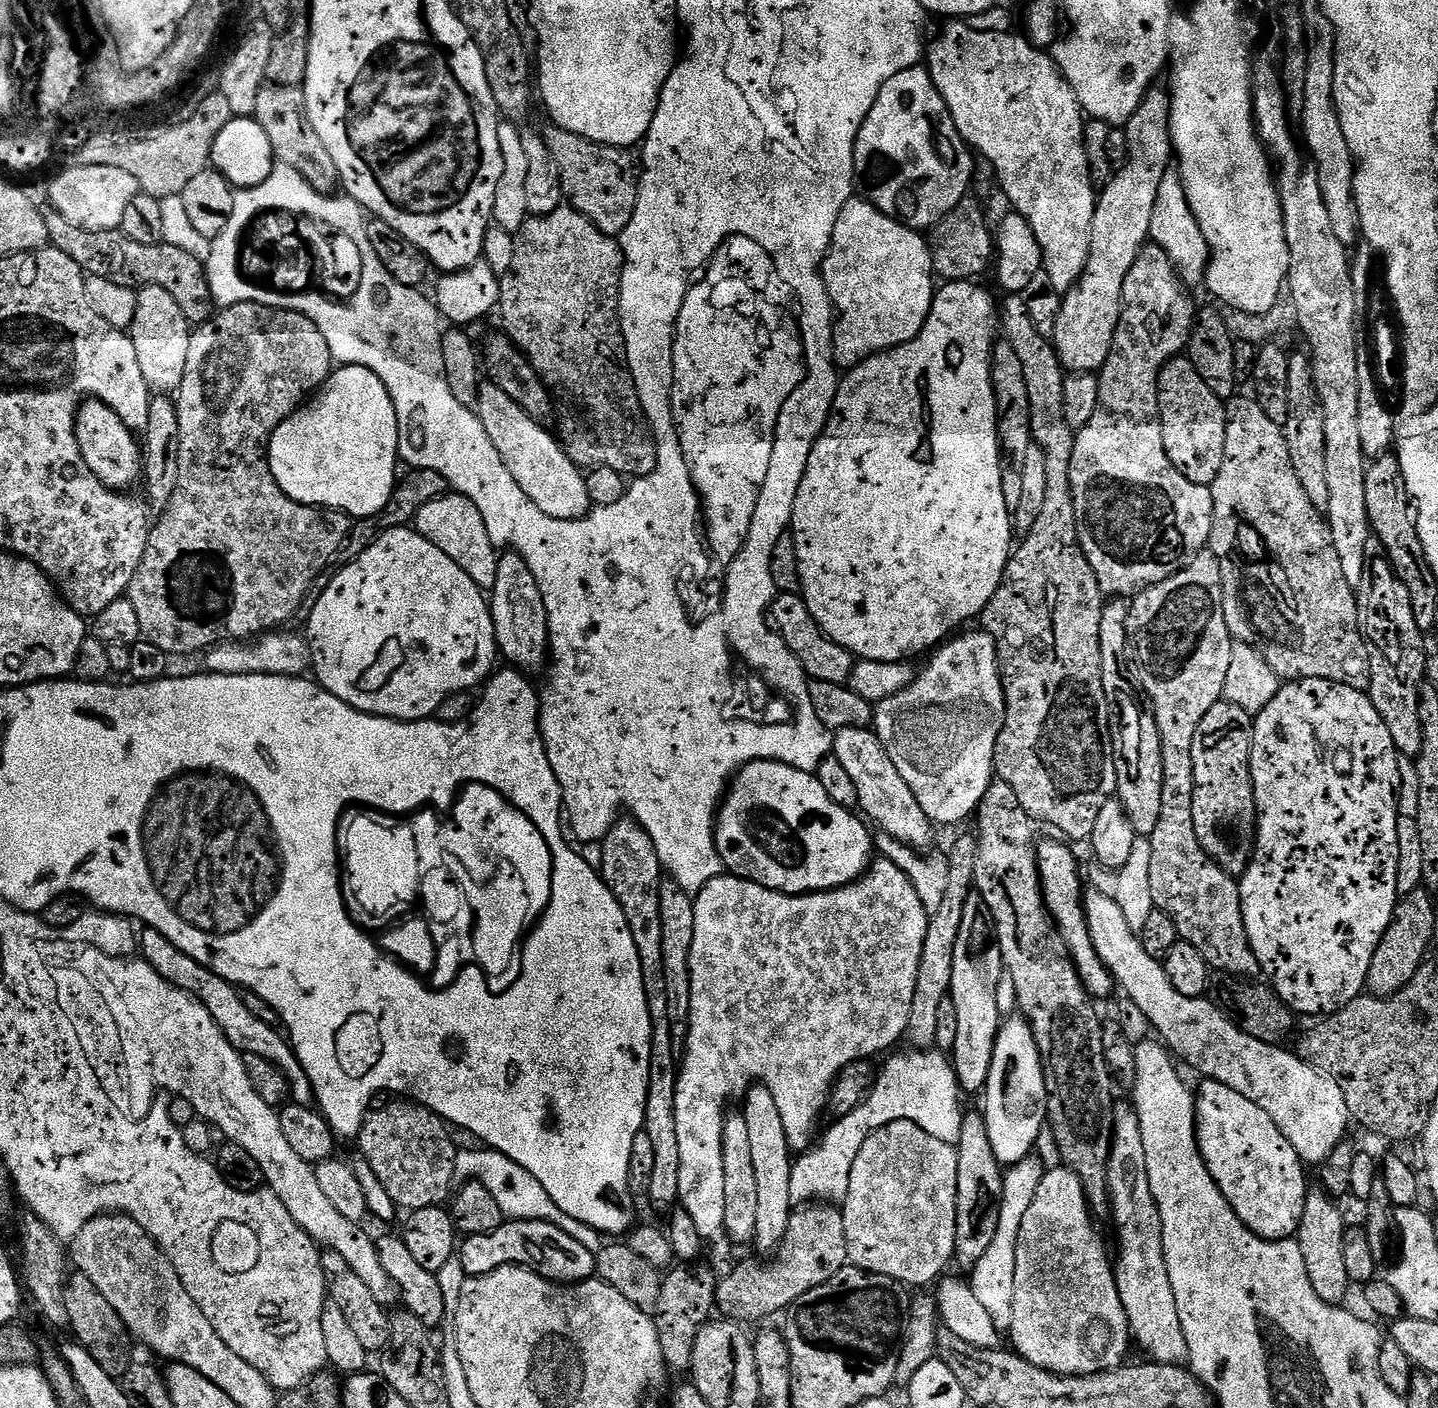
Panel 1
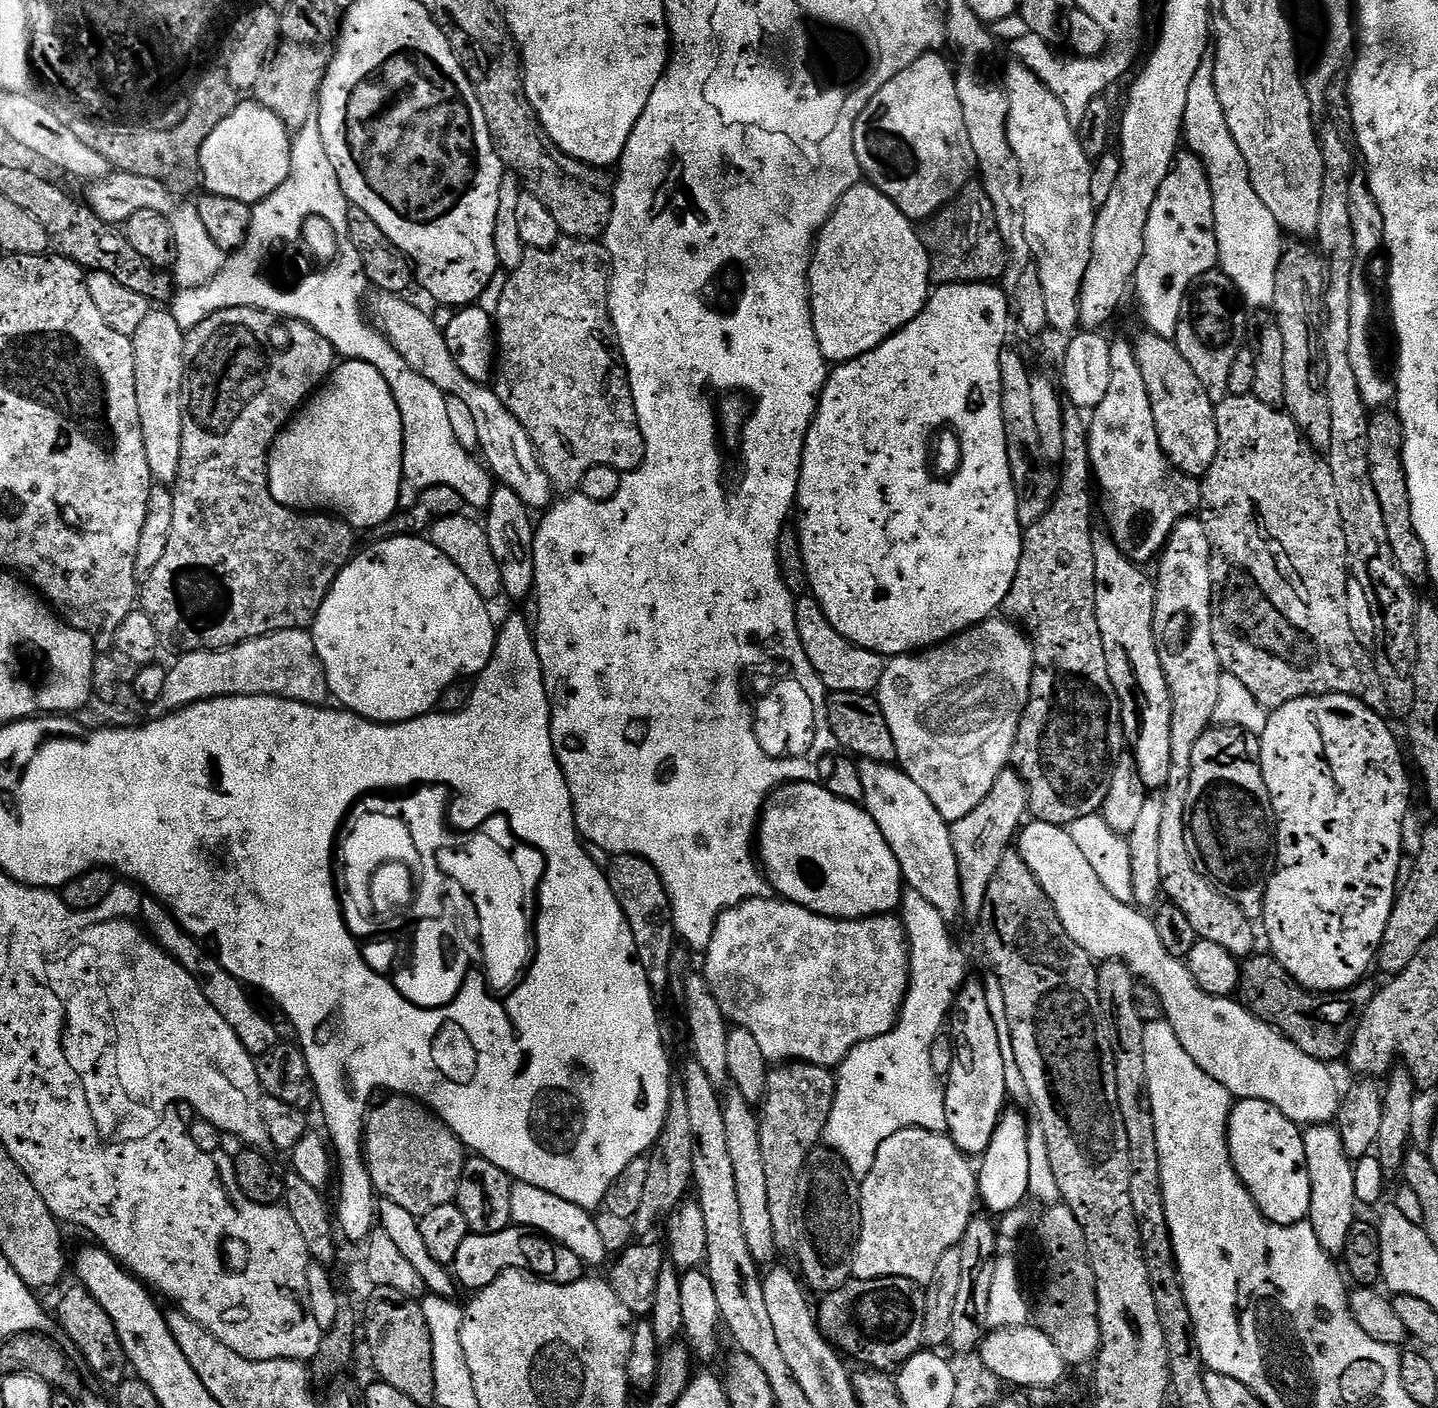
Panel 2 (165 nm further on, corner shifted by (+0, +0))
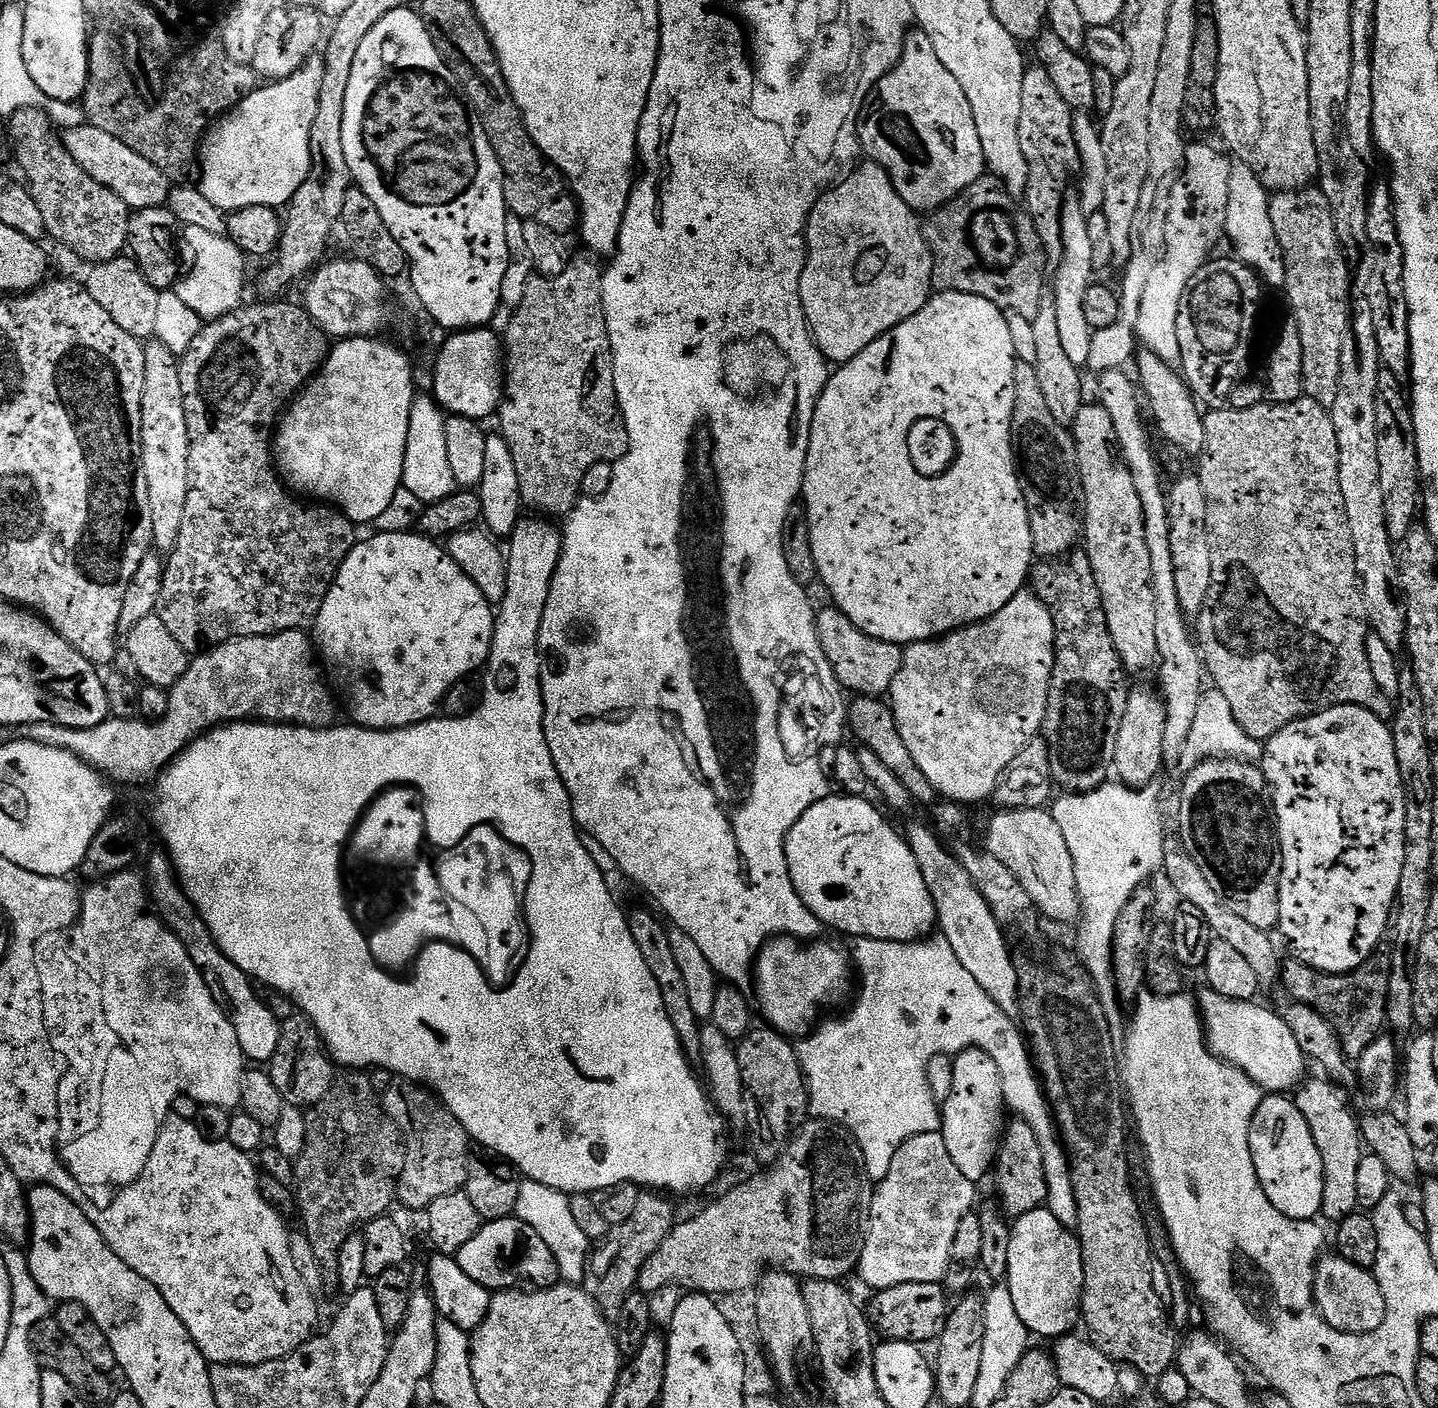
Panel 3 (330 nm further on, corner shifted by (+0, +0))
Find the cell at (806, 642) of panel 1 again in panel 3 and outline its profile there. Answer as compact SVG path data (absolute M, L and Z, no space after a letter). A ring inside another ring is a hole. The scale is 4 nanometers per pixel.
M835 606L827 607L817 611L816 633L841 689L849 693L852 691L856 696L887 697L892 691L894 678L898 678L898 670L902 670L904 648L899 644L870 638L870 634L862 634L862 630L858 630L846 614L839 612Z

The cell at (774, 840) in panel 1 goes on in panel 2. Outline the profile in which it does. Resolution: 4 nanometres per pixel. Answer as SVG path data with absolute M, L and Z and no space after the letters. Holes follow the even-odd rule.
M789 782L780 785L775 792L769 796L767 802L760 813L758 821L758 860L766 873L767 881L777 888L779 895L792 904L802 906L806 910L818 913L819 916L832 916L835 920L865 920L868 916L892 914L901 907L902 893L905 891L904 875L900 872L900 863L890 850L882 830L874 822L874 818L869 814L868 809L859 803L843 800L834 794L820 782Z

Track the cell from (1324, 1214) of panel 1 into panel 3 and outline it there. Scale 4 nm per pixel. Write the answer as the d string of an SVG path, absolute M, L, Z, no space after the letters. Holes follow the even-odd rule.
M1305 1079L1295 1089L1294 1099L1310 1126L1310 1134L1314 1134L1314 1146L1318 1146L1318 1154L1322 1154L1324 1181L1320 1210L1323 1219L1339 1222L1358 1208L1358 1162L1362 1155L1362 1137L1358 1116L1348 1109L1343 1094L1339 1092L1341 1089L1335 1083L1324 1080Z

